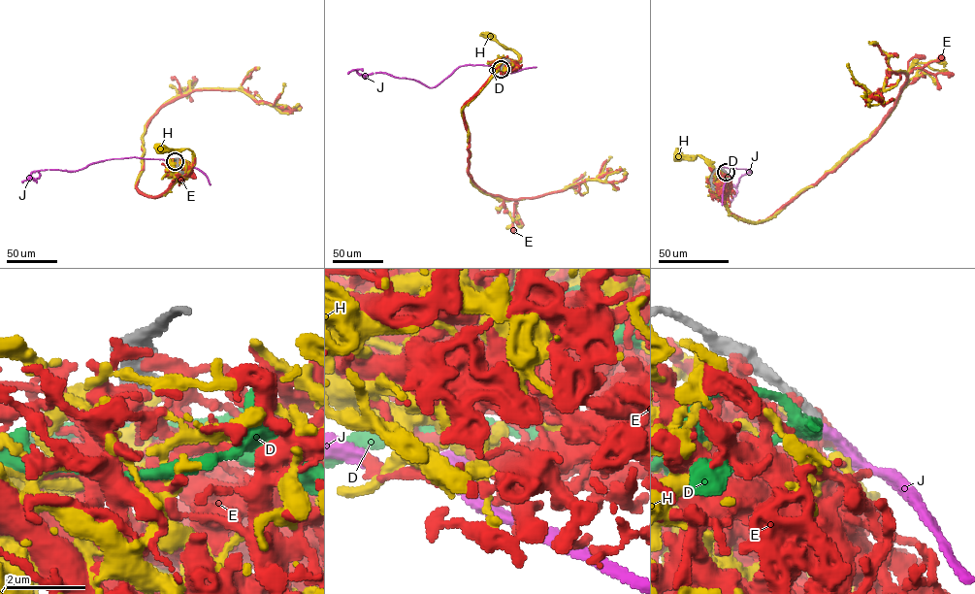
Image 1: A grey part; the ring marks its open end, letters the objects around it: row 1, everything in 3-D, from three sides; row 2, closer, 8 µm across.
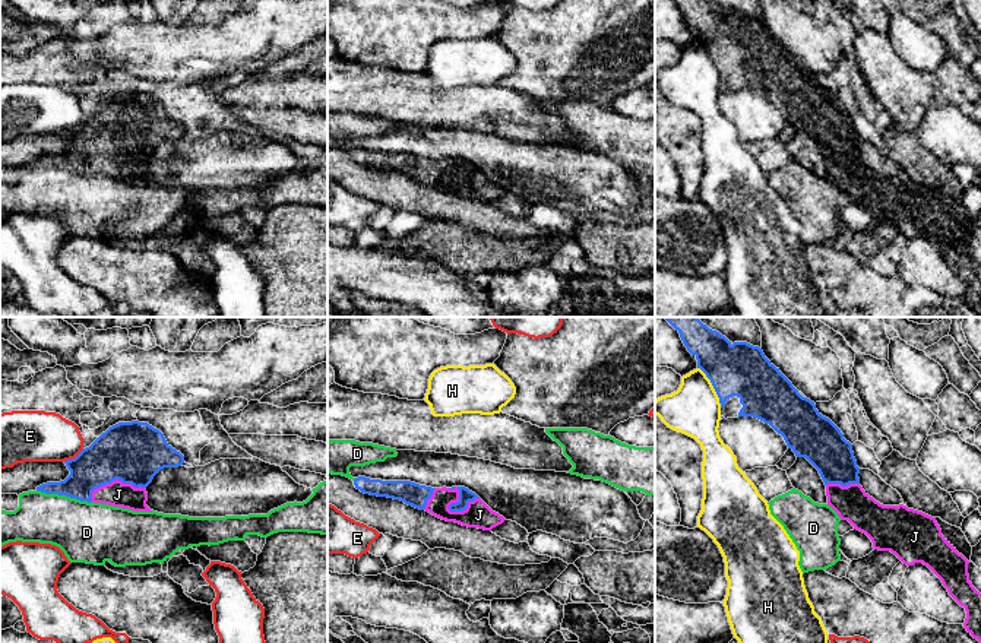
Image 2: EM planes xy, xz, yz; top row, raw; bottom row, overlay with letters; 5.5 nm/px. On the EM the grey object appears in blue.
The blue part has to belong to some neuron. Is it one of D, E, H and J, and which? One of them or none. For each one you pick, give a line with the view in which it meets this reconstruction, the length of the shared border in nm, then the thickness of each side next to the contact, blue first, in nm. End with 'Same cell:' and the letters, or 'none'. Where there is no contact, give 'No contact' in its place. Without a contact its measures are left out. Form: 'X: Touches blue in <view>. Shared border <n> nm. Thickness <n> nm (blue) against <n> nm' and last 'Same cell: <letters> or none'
J: Touches blue in xz. Shared border 200 nm. Thickness 80 nm (blue) against 140 nm
Same cell: J

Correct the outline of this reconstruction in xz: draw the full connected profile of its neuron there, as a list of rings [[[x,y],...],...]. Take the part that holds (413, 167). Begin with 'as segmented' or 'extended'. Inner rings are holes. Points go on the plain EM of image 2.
extended; [[[358,149],[354,158],[364,167],[401,172],[433,189],[468,200],[491,203],[506,191],[465,159],[431,161],[411,153],[382,153]]]

